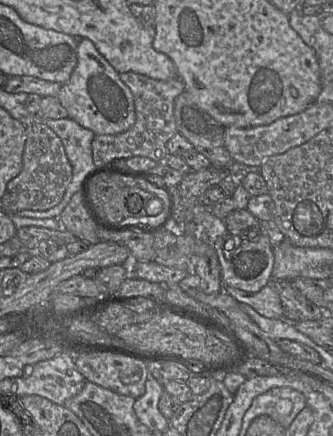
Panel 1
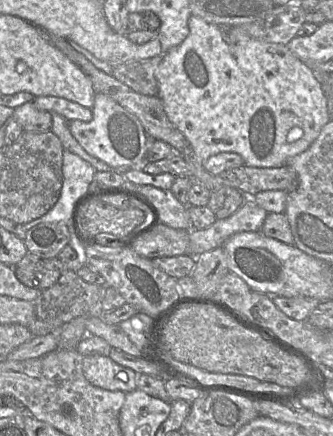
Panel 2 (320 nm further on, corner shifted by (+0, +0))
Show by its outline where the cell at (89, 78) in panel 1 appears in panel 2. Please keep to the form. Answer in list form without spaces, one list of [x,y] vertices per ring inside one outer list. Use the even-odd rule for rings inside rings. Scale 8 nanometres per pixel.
[[[96,93],[92,113],[93,118],[89,122],[68,121],[71,134],[84,150],[105,162],[114,172],[123,174],[129,169],[143,170],[149,162],[147,151],[150,137],[145,133],[140,120],[111,97],[102,93]]]

